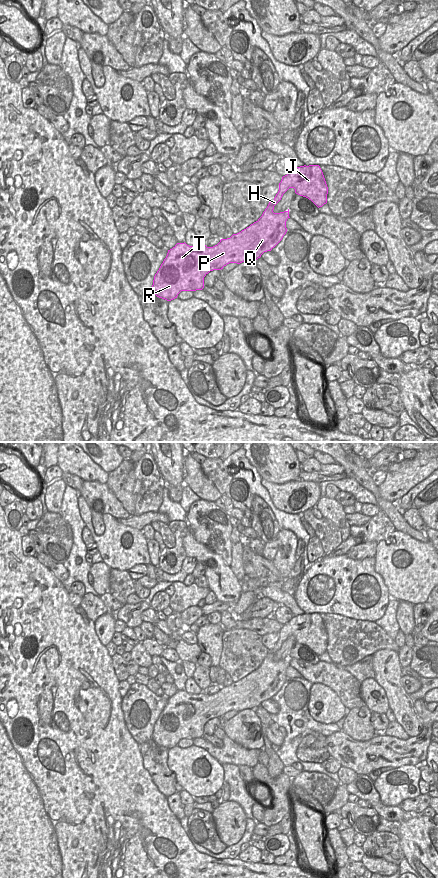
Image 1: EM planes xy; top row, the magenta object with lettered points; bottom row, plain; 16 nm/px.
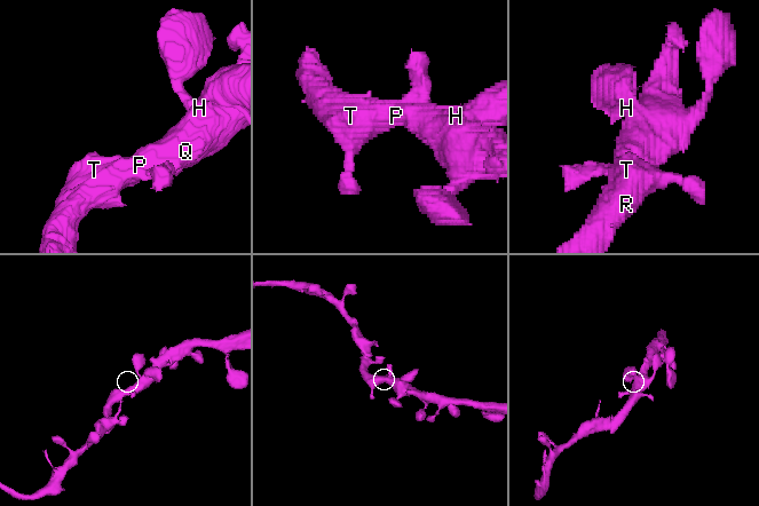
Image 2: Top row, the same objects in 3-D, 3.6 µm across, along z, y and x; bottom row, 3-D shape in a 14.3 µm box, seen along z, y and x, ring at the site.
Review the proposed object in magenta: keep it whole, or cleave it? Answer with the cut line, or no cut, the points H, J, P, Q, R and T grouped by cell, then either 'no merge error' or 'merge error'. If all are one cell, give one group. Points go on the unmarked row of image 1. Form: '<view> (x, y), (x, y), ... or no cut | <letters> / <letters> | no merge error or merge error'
no cut | H J P Q R T | no merge error

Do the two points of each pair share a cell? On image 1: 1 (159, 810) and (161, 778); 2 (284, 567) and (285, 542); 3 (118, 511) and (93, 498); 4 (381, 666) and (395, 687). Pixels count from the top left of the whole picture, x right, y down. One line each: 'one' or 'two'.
1: two
2: one
3: one
4: one

